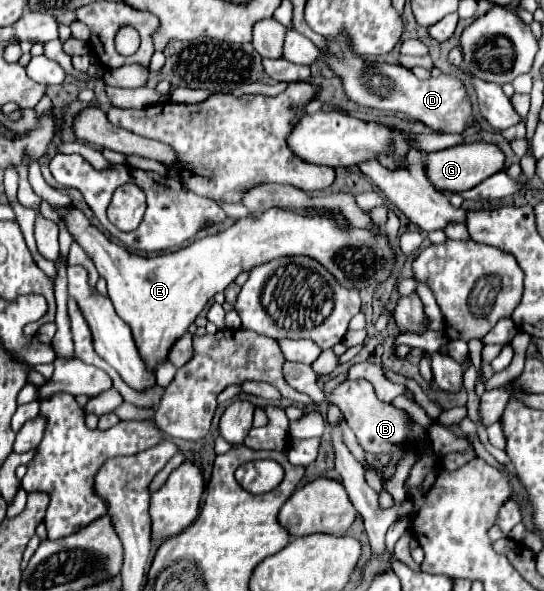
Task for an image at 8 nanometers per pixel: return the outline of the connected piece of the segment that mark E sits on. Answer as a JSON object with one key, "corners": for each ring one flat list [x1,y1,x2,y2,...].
{"corners":[[61,208,57,212,67,220,71,236,95,262,99,276,107,280,107,294,115,312,131,328,137,350,151,372,167,360,173,344,187,332,205,304,217,292,223,292,243,270,251,270,277,256,305,254,321,260,341,284,357,290,383,282,393,270,393,250,379,226,373,230,353,228,341,212,337,212,337,220,329,220,325,216,309,218,293,210,275,208,253,220,241,218,227,230,195,240,177,252,151,258,129,254,123,246,111,242,77,208]]}

